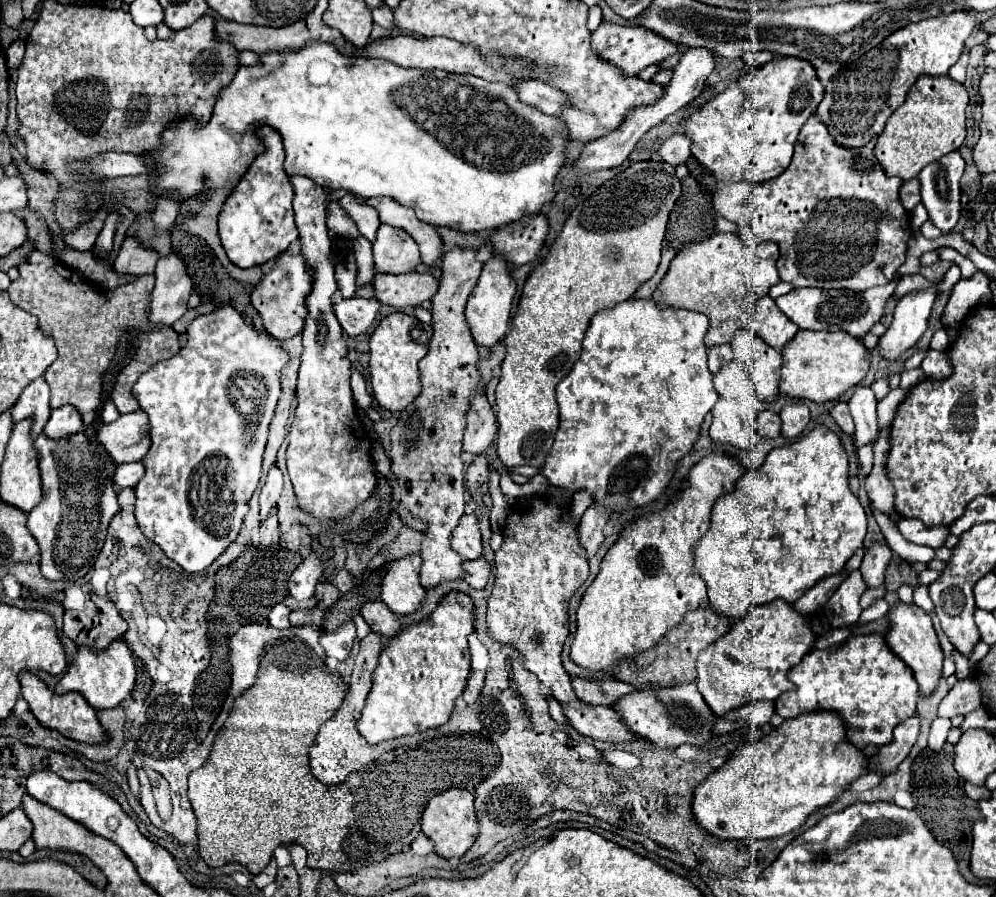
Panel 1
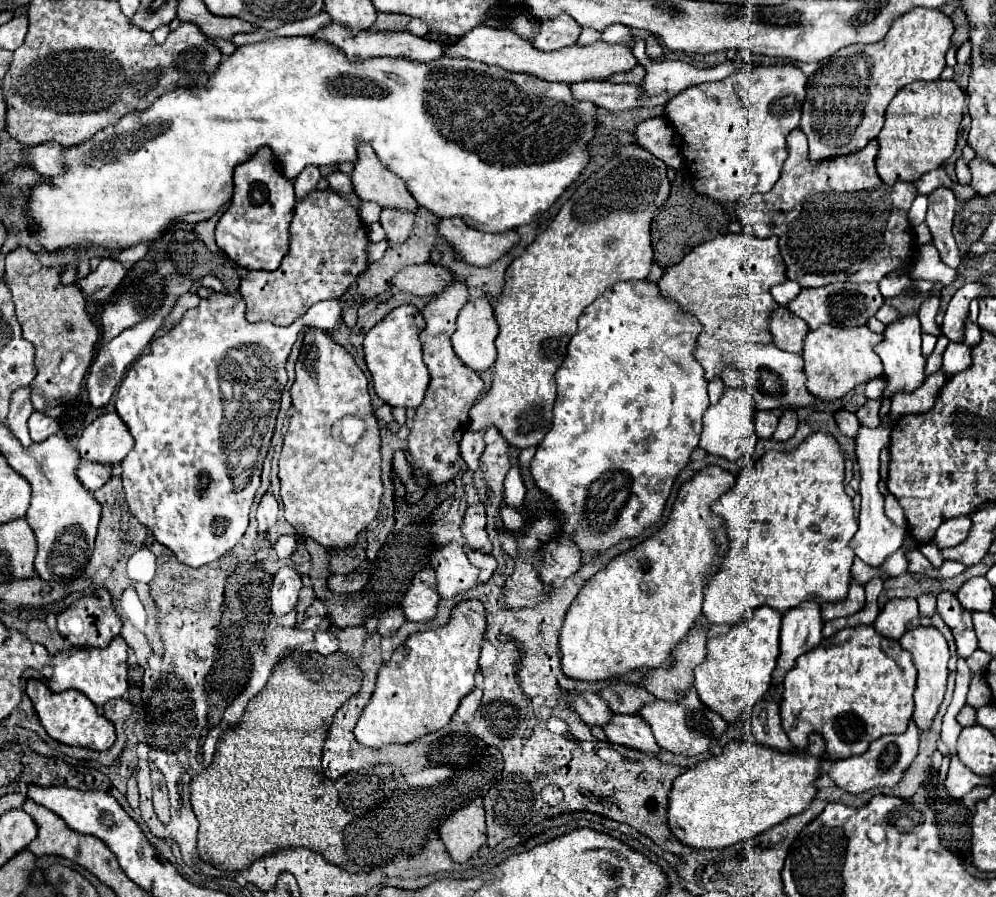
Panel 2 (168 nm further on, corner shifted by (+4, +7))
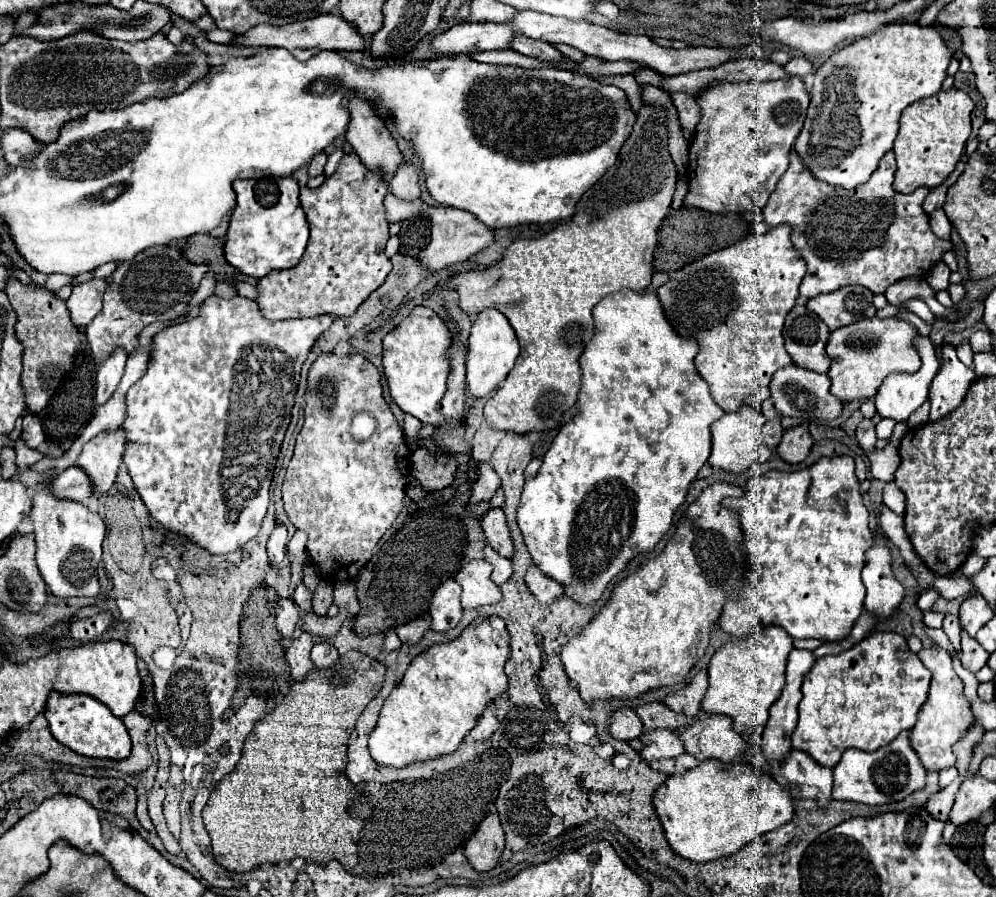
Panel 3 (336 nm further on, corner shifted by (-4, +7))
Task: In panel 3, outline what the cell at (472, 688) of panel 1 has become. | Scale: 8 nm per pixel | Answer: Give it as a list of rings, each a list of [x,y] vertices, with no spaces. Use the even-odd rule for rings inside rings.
[[[488,706],[486,712],[482,712],[482,716],[478,718],[478,724],[474,726],[474,730],[470,730],[470,736],[474,740],[486,740],[496,732],[496,728],[498,728],[498,720],[496,720],[492,708]]]

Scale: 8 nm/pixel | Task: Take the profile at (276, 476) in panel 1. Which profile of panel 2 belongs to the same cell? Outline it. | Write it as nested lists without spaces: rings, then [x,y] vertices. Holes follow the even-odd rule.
[[[272,494],[262,496],[262,502],[260,502],[258,512],[256,512],[256,520],[258,520],[258,534],[268,534],[268,530],[276,524],[276,520],[278,520],[278,502],[274,500]]]

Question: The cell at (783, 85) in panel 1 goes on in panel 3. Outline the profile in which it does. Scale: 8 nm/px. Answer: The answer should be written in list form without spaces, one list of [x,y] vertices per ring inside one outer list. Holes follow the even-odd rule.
[[[788,76],[782,80],[766,82],[738,82],[738,84],[716,84],[698,94],[696,104],[700,104],[700,122],[696,126],[694,138],[689,144],[688,194],[684,198],[686,206],[702,208],[708,212],[756,212],[760,210],[768,196],[776,190],[778,180],[788,170],[788,152],[804,124],[806,108],[810,96],[800,76]]]

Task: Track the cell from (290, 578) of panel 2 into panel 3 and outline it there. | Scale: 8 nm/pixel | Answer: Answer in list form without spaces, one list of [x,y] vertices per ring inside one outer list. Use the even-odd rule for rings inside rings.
[[[290,596],[278,598],[276,602],[276,628],[282,636],[290,636],[298,622],[298,608]]]

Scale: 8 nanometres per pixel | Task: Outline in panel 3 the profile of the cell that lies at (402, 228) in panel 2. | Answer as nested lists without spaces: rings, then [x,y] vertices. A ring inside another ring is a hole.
[[[404,162],[400,172],[390,180],[388,190],[406,202],[414,202],[420,198],[420,184],[418,184],[418,172],[410,162]]]

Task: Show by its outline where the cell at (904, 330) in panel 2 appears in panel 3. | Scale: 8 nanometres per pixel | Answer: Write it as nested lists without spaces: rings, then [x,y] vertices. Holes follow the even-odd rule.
[[[918,334],[918,336],[914,338],[914,348],[918,350],[920,360],[922,360],[920,370],[916,370],[916,372],[902,372],[902,374],[890,374],[890,376],[882,382],[880,390],[876,392],[876,398],[874,398],[874,400],[876,400],[876,408],[878,408],[878,414],[884,416],[884,418],[892,418],[892,420],[904,422],[904,420],[908,420],[908,416],[910,416],[914,410],[918,410],[918,408],[928,400],[928,388],[930,388],[934,376],[938,374],[940,362],[938,362],[938,358],[936,358],[936,352],[934,352],[934,346],[932,346],[930,338]]]

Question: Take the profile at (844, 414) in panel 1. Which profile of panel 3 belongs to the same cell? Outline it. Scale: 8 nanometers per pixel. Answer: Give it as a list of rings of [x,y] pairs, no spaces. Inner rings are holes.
[[[864,418],[858,428],[856,428],[856,438],[858,438],[858,444],[862,450],[866,452],[874,452],[876,450],[876,432],[874,432],[874,422]]]

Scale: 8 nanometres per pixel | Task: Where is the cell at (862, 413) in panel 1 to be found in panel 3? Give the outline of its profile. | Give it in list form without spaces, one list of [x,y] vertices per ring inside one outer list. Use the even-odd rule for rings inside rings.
[[[884,532],[874,534],[874,544],[866,550],[866,566],[862,570],[862,582],[866,586],[864,606],[880,620],[888,618],[902,602],[906,590],[892,574],[892,550]]]

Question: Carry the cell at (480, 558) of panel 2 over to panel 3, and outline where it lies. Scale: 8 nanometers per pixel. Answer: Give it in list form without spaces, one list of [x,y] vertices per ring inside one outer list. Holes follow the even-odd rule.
[[[488,544],[484,546],[484,560],[490,562],[494,566],[494,572],[492,572],[492,580],[500,586],[504,584],[510,576],[512,576],[512,562],[508,558],[502,558],[498,556],[498,552],[494,552]]]

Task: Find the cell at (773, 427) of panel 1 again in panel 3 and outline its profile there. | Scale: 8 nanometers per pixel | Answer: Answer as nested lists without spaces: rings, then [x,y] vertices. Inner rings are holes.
[[[772,418],[766,420],[764,428],[762,428],[762,436],[766,440],[768,446],[778,446],[778,442],[782,440],[782,426],[780,426],[780,418]]]

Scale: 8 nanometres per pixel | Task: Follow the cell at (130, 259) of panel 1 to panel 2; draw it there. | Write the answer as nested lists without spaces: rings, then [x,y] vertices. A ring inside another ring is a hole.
[[[104,258],[96,270],[92,270],[86,278],[78,280],[78,290],[84,292],[86,298],[90,298],[96,304],[102,304],[120,284],[120,280],[126,276],[126,268],[120,262],[114,262],[112,258]]]

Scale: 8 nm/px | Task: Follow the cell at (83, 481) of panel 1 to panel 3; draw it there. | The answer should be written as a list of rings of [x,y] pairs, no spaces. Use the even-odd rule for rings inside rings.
[[[44,478],[34,486],[32,496],[32,512],[30,520],[34,524],[36,534],[36,564],[38,570],[48,584],[50,592],[58,598],[70,596],[96,596],[100,592],[98,586],[98,562],[102,554],[102,540],[106,532],[106,524],[98,512],[88,506],[58,498],[52,492],[52,478]]]

